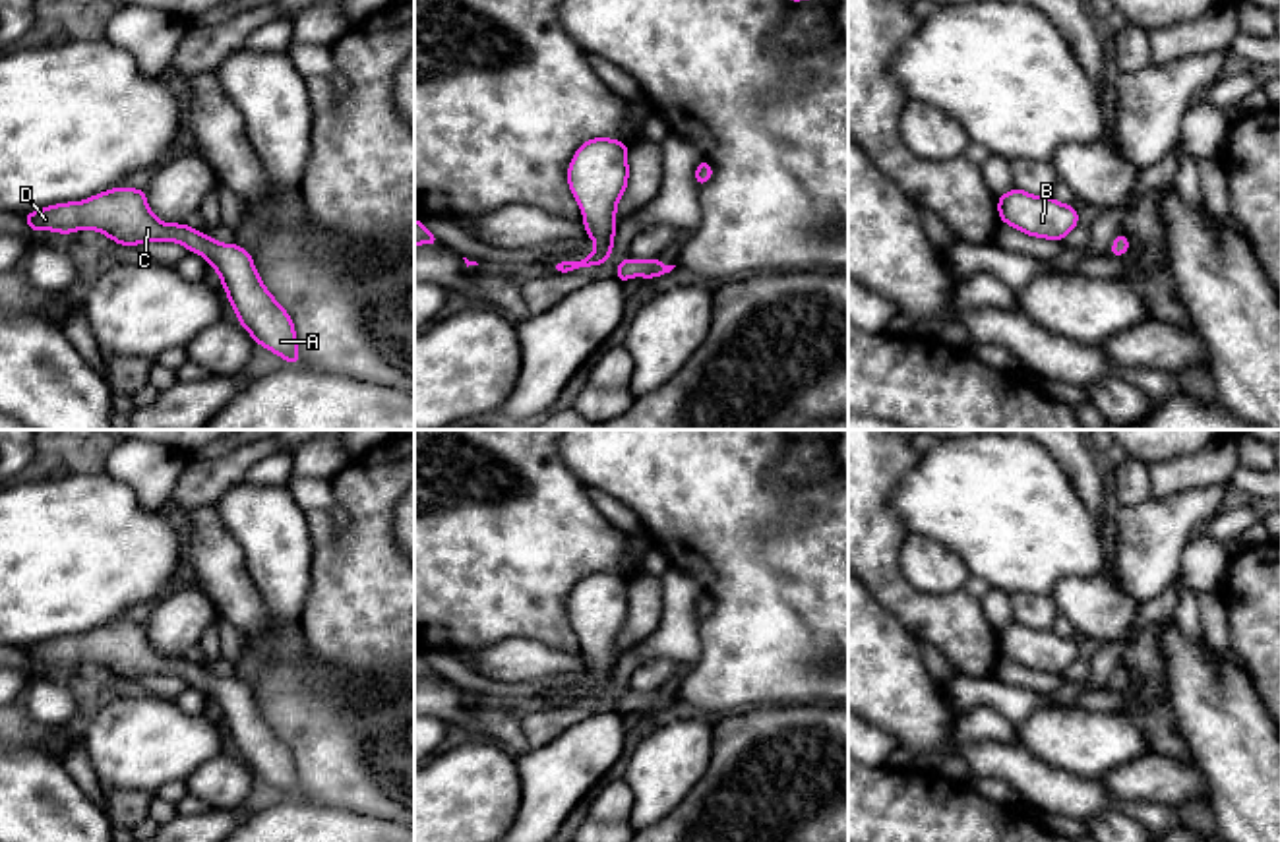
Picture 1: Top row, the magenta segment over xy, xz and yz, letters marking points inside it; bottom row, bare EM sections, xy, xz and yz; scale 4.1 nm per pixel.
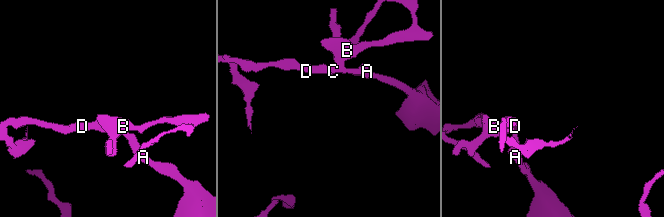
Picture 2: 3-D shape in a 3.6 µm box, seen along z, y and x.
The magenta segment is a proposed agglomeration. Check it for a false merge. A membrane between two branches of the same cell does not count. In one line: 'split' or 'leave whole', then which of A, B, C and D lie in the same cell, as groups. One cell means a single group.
leave whole; groups A B C D

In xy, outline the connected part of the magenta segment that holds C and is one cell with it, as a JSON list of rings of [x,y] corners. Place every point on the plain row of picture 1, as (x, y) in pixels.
[[[114,621],[85,635],[58,637],[23,648],[33,664],[60,668],[93,662],[122,679],[143,676],[180,676],[188,685],[201,687],[219,707],[221,718],[238,749],[238,757],[289,797],[302,797],[292,751],[263,720],[254,691],[236,677],[221,677],[186,656],[159,654],[143,627],[143,621]]]

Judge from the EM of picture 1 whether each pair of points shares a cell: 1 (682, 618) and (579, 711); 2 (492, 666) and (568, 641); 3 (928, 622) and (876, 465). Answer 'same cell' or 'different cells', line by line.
1: same cell
2: different cells
3: same cell

